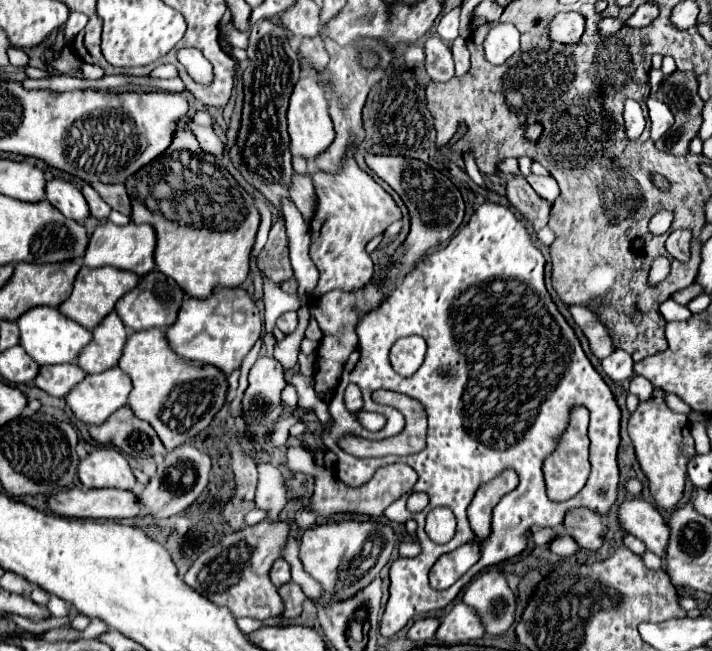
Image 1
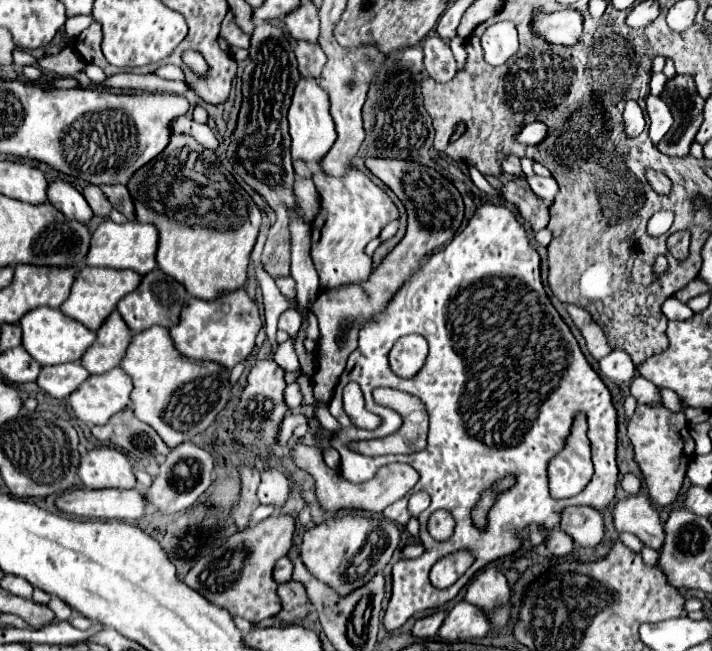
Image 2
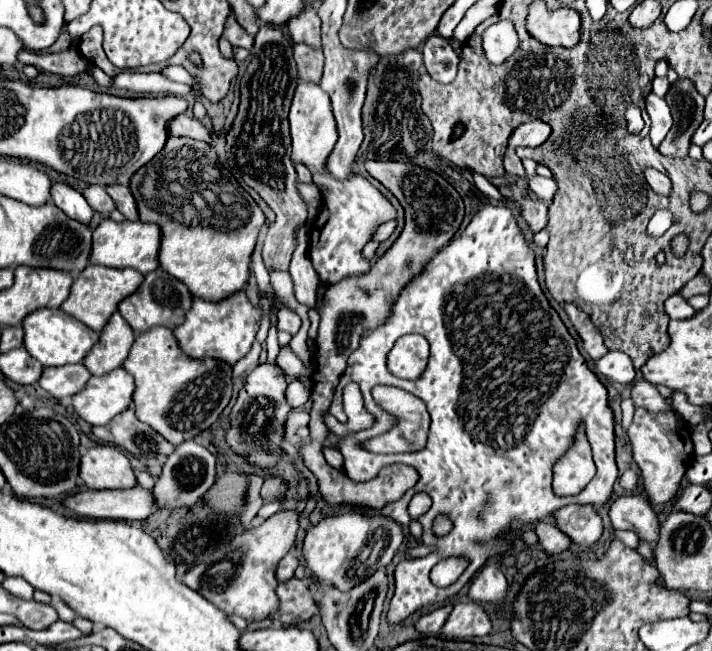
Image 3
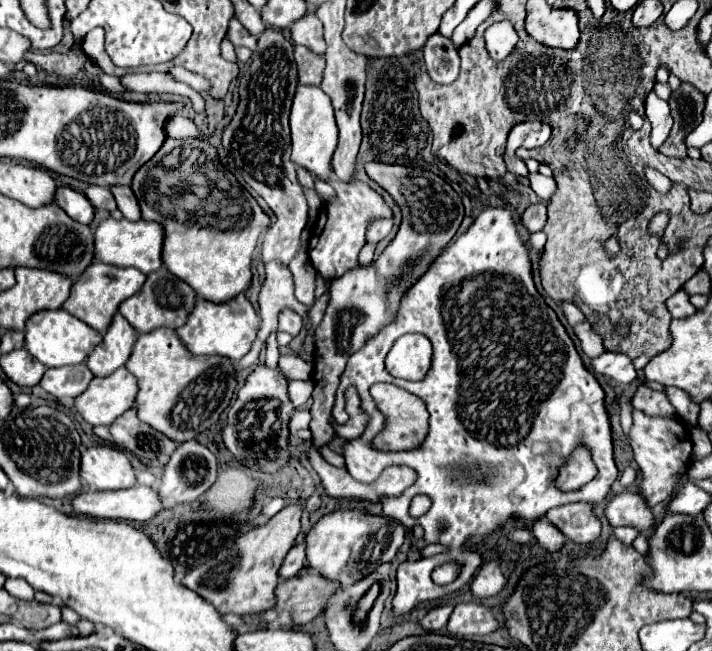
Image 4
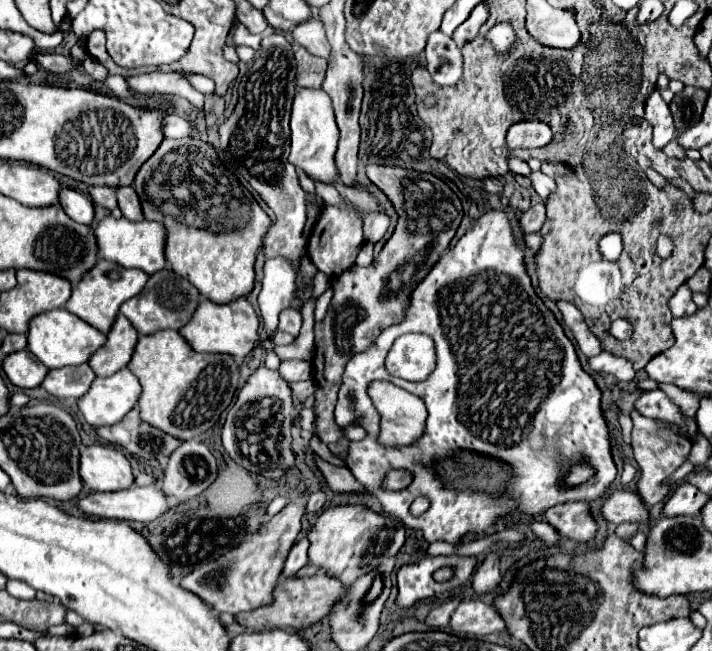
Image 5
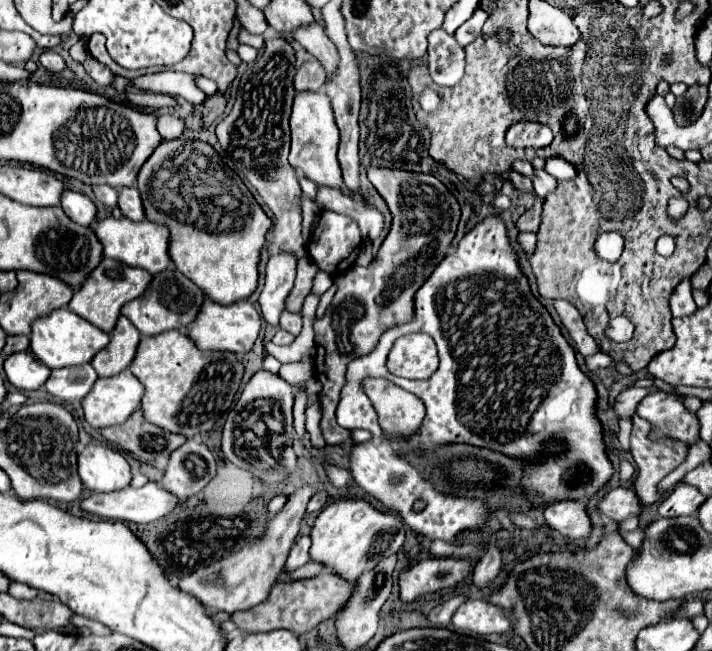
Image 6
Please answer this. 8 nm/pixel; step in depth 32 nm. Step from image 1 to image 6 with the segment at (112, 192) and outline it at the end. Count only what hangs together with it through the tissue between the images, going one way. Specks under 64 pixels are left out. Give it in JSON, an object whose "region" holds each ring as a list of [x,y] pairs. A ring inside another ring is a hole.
{"region":[[[134,186],[132,188],[122,188],[118,192],[118,208],[130,220],[144,220],[142,200],[140,200],[140,194],[136,192]]]}

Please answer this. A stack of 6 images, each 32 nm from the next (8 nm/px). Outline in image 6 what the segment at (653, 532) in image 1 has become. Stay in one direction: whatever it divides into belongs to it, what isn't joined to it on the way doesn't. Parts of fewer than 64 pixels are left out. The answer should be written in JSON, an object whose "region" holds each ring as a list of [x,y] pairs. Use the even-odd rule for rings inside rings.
{"region":[[[618,486],[618,488],[612,488],[604,494],[598,510],[600,510],[600,514],[604,512],[604,516],[608,516],[612,522],[620,524],[626,518],[640,516],[642,514],[642,504],[630,488]]]}

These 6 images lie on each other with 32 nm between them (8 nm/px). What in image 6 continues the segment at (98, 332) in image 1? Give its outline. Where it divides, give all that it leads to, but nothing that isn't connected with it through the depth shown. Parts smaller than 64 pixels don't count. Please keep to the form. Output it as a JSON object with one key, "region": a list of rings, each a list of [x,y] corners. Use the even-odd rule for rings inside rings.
{"region":[[[120,316],[118,324],[110,334],[108,346],[104,346],[92,358],[90,364],[94,366],[98,376],[114,376],[130,366],[138,342],[140,342],[140,332],[126,316]]]}

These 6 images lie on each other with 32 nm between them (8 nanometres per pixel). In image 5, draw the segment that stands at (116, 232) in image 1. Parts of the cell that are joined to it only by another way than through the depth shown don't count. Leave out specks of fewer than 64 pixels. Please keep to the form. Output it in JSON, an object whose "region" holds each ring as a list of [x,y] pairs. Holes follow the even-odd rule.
{"region":[[[106,216],[96,226],[94,234],[96,234],[96,242],[98,242],[98,258],[102,258],[102,260],[110,260],[124,268],[140,268],[146,274],[158,272],[166,266],[166,260],[164,260],[166,232],[164,232],[164,226],[158,222],[148,222],[148,220],[130,222],[126,218],[116,220],[114,216]]]}

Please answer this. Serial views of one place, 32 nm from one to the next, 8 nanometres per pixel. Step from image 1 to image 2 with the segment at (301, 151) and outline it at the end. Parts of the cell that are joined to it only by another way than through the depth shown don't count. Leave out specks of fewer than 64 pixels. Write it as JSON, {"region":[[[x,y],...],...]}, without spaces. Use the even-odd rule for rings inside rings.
{"region":[[[300,78],[296,84],[292,104],[288,110],[288,122],[290,122],[290,136],[292,136],[292,158],[300,158],[304,162],[318,162],[328,148],[336,140],[336,130],[332,116],[328,112],[328,94],[320,88],[318,80],[314,78]]]}

